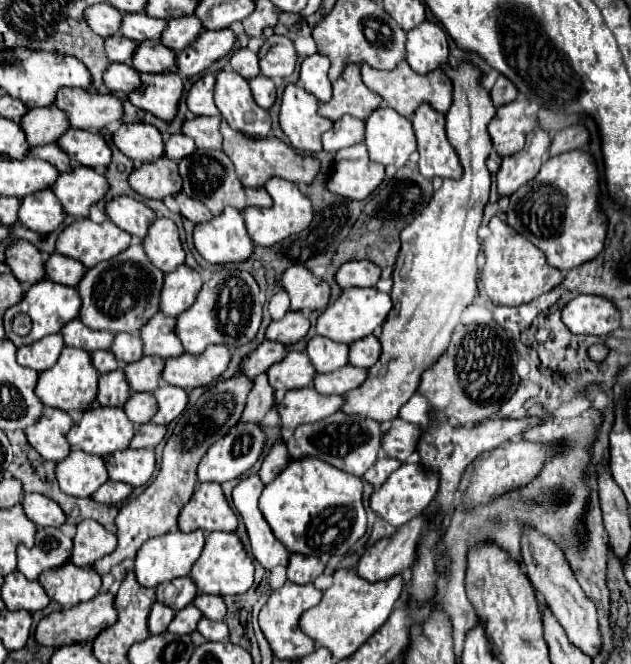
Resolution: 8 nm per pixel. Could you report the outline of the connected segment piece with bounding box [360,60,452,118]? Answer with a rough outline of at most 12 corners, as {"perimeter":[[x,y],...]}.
{"perimeter":[[406,60],[394,70],[362,64],[364,84],[406,118],[428,102],[452,104],[442,70],[416,74]]}

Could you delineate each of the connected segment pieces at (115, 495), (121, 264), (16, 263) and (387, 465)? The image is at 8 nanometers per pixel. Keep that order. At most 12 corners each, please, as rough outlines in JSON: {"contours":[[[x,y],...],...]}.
{"contours":[[[108,480],[92,500],[120,504],[130,496],[132,486]],[[142,242],[86,270],[80,320],[138,332],[164,274]],[[14,240],[6,264],[22,284],[40,282],[44,260],[28,240]],[[380,458],[366,474],[378,488],[394,470],[402,466],[400,460]]]}

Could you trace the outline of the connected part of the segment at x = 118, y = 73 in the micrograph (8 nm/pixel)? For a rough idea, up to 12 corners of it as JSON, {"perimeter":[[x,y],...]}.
{"perimeter":[[108,64],[104,84],[110,92],[140,86],[130,64]]}

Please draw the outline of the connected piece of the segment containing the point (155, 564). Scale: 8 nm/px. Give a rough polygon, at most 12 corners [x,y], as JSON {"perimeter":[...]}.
{"perimeter":[[168,532],[136,554],[136,580],[156,588],[188,576],[204,532]]}

